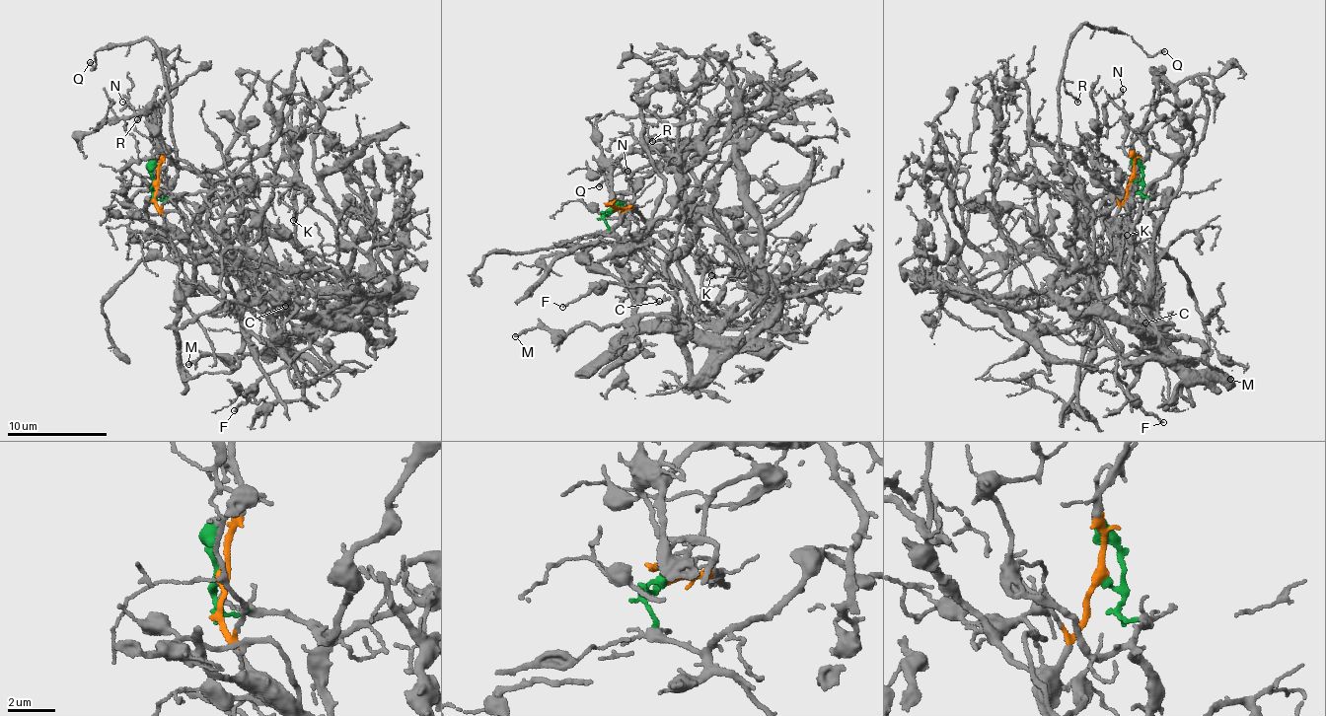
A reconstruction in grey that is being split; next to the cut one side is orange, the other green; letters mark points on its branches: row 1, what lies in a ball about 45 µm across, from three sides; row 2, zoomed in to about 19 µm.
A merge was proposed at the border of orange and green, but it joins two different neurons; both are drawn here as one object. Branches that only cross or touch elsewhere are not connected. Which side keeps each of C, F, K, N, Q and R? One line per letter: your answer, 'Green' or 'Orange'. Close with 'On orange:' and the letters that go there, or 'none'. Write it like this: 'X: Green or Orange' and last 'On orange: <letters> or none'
C: Green
F: Green
K: Green
N: Orange
Q: Orange
R: Orange
On orange: N, Q, R

